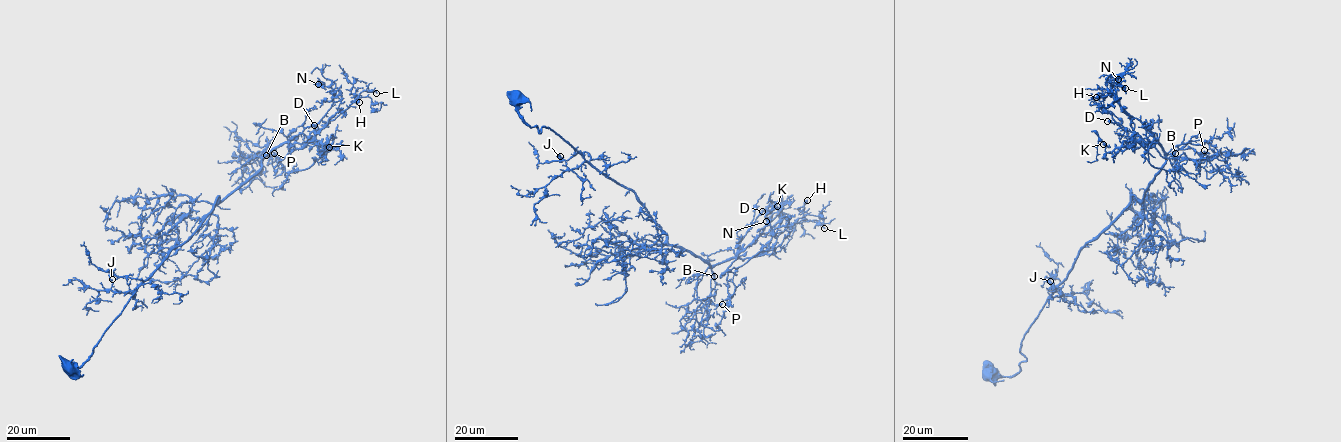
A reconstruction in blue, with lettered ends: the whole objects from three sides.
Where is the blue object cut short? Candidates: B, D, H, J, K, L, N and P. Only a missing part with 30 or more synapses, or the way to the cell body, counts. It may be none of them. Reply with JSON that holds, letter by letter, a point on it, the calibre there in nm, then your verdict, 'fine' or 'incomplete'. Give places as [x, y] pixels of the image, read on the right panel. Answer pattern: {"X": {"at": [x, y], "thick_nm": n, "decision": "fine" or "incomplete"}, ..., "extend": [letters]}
{"B": {"at": [1175, 153], "thick_nm": 280, "decision": "fine"}, "D": {"at": [1107, 121], "thick_nm": 480, "decision": "fine"}, "H": {"at": [1096, 97], "thick_nm": 400, "decision": "fine"}, "J": {"at": [1050, 281], "thick_nm": 180, "decision": "fine"}, "K": {"at": [1103, 144], "thick_nm": 220, "decision": "fine"}, "L": {"at": [1125, 88], "thick_nm": 200, "decision": "fine"}, "N": {"at": [1118, 79], "thick_nm": 480, "decision": "fine"}, "P": {"at": [1204, 150], "thick_nm": 200, "decision": "fine"}, "extend": []}

